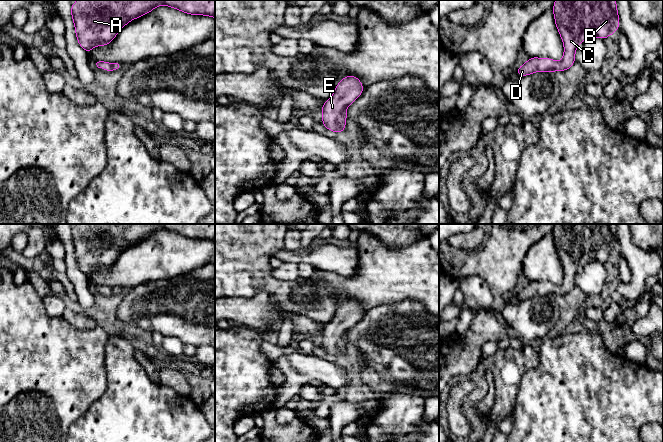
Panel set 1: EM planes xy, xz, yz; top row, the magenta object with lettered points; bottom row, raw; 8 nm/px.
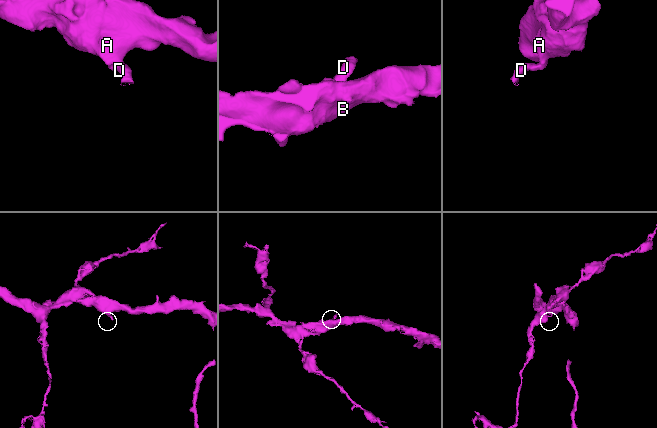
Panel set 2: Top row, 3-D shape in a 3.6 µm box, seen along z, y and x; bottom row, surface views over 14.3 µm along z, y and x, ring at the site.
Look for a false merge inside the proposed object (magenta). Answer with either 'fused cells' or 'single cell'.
single cell

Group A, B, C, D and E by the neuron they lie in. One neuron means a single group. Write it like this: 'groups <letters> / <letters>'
groups A B C D E

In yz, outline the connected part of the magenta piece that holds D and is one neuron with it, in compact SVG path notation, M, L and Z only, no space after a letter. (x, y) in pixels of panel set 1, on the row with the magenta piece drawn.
M556 0L552 10L556 27L564 44L563 59L558 62L551 58L531 57L516 69L519 76L527 76L536 71L566 71L575 63L575 51L582 41L590 37L599 37L605 40L610 34L615 34L620 27L616 0Z

